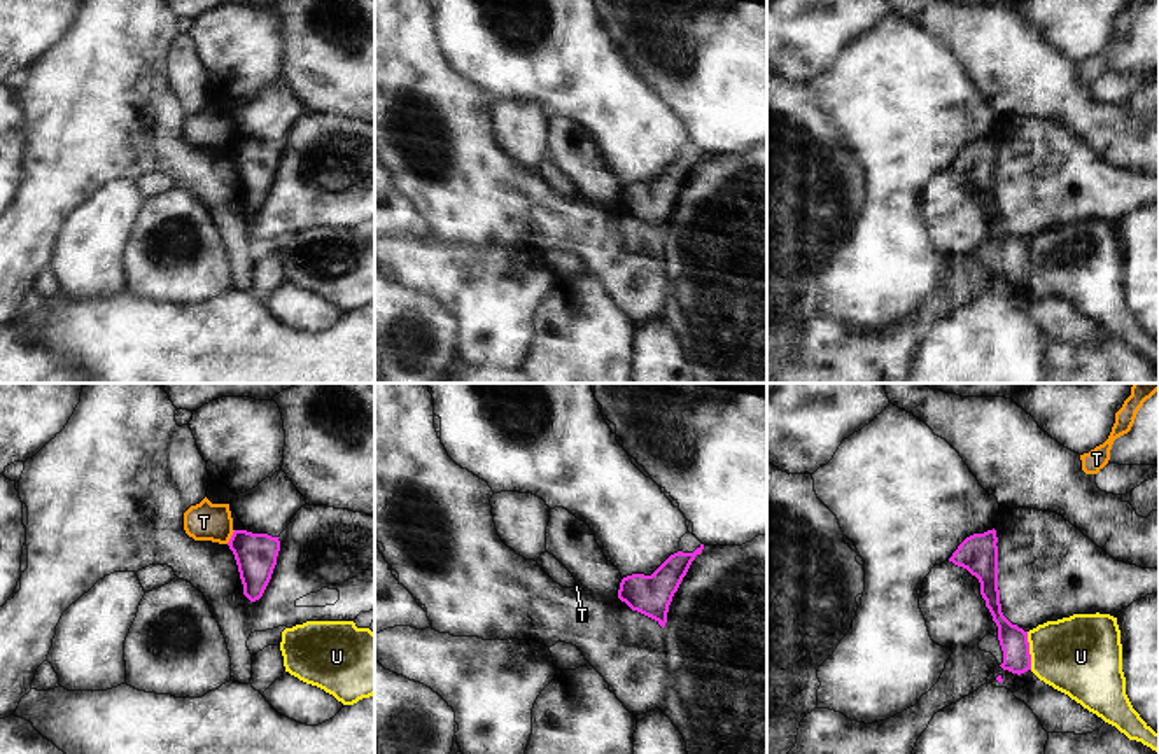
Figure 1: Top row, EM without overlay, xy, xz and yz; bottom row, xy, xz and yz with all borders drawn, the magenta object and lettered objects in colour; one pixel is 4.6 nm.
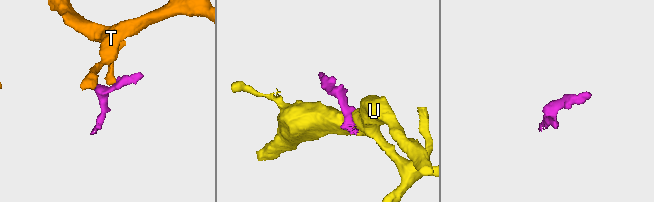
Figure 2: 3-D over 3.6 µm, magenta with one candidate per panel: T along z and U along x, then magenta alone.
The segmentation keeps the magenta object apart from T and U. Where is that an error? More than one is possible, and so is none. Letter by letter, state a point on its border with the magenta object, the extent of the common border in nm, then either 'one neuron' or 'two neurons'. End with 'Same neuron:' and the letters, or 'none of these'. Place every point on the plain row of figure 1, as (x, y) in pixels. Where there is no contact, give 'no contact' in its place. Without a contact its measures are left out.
T: meets magenta in xy at (231, 146); contact 80 nm long; two neurons
U: meets magenta in yz at (1028, 259); contact 180 nm long; two neurons
Same neuron: none of these

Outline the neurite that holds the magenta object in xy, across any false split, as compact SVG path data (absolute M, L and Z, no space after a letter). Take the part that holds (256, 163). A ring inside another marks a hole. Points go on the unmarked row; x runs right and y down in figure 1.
M235 138L228 154L238 173L243 203L250 210L259 208L277 173L277 164L280 159L278 145Z

